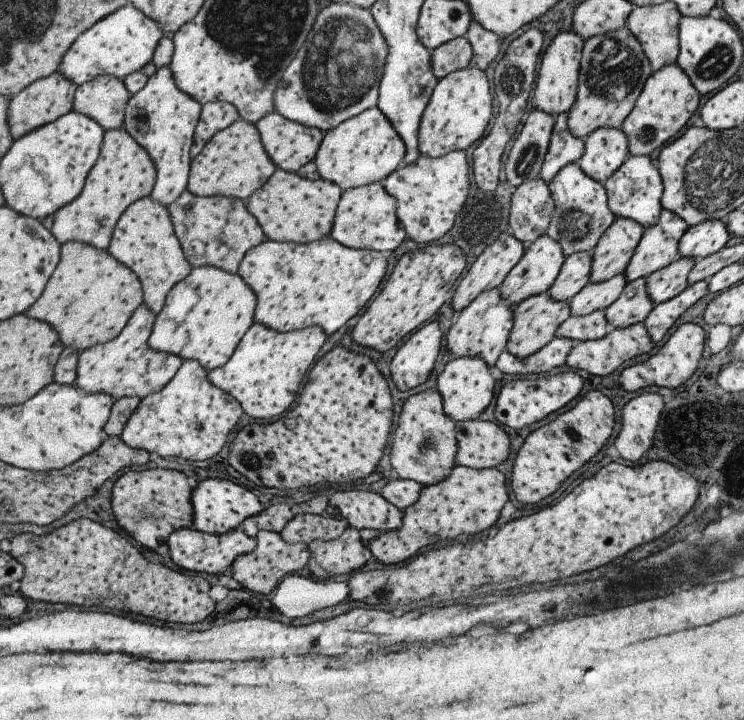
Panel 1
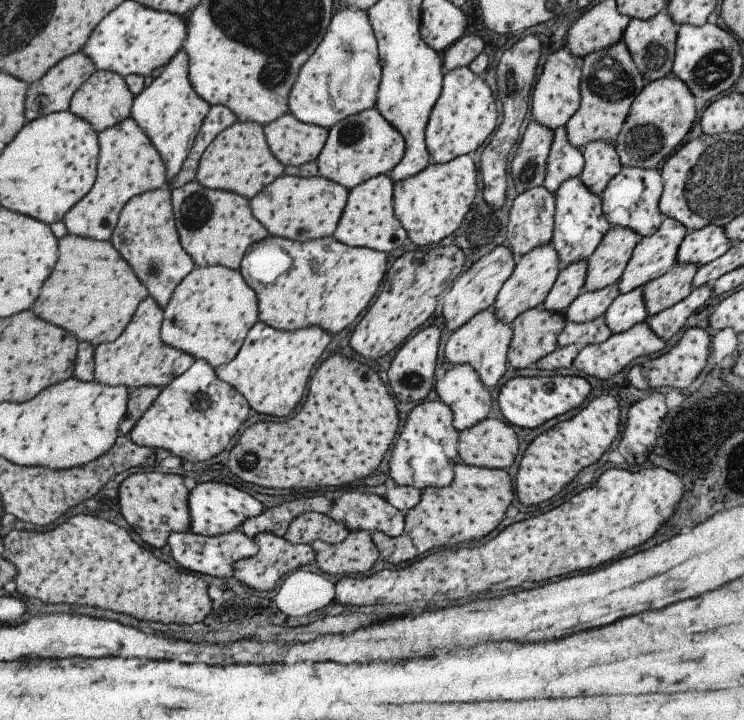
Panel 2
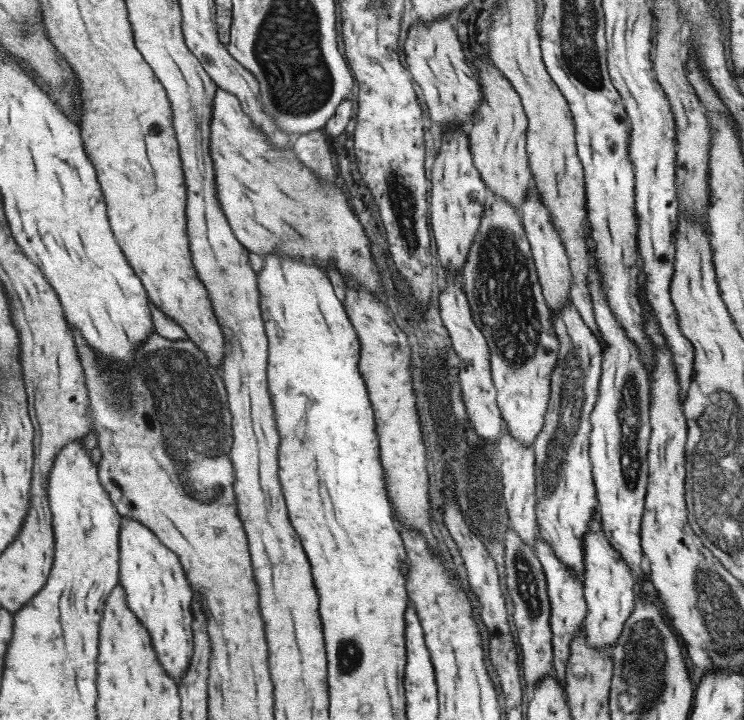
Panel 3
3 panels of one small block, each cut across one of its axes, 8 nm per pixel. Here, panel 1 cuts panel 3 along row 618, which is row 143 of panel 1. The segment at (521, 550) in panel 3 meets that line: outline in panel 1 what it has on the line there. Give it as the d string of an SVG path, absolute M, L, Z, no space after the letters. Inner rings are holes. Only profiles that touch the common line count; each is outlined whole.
M541 110L529 112L505 158L505 177L509 185L517 187L521 182L540 178L539 172L549 146L554 118L551 113Z

